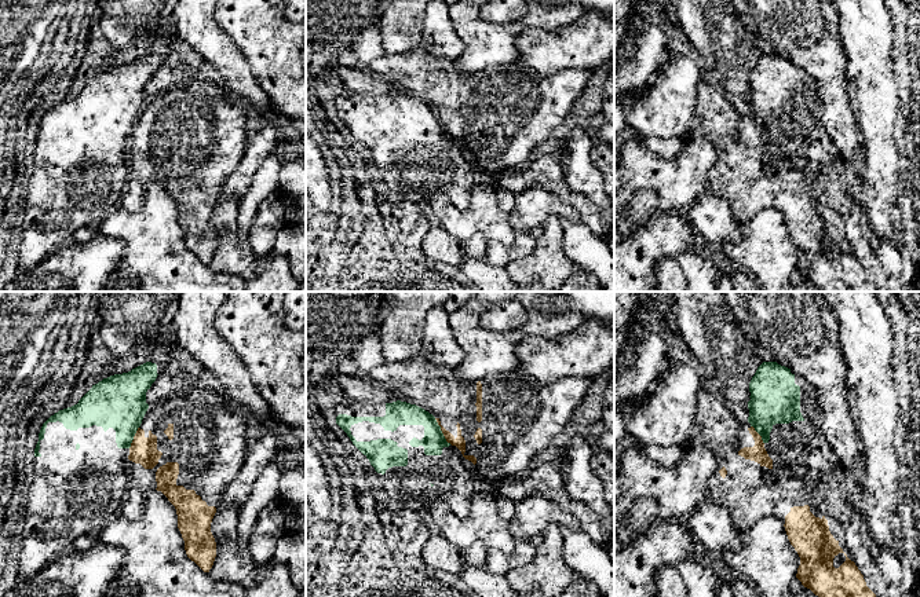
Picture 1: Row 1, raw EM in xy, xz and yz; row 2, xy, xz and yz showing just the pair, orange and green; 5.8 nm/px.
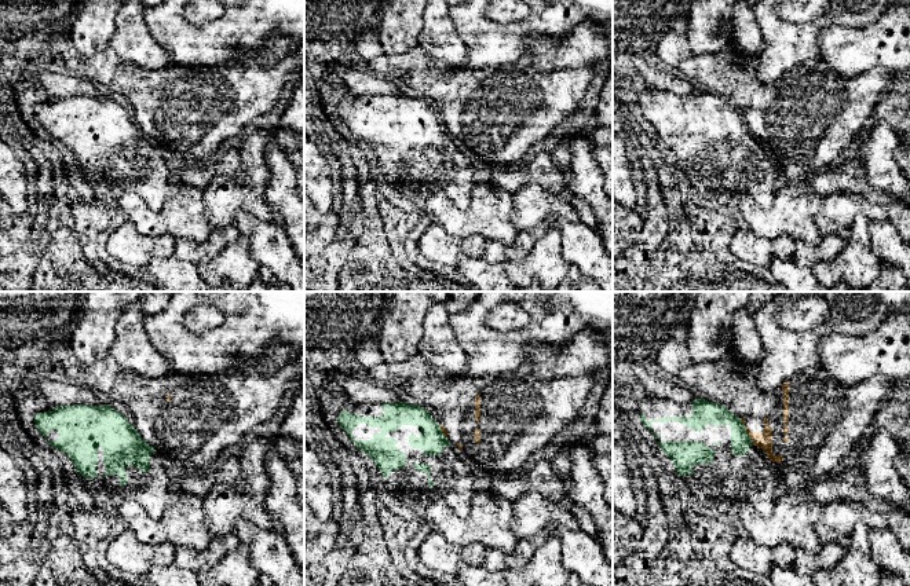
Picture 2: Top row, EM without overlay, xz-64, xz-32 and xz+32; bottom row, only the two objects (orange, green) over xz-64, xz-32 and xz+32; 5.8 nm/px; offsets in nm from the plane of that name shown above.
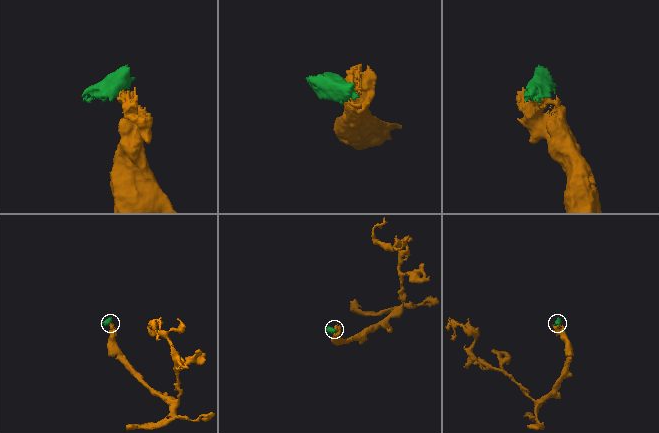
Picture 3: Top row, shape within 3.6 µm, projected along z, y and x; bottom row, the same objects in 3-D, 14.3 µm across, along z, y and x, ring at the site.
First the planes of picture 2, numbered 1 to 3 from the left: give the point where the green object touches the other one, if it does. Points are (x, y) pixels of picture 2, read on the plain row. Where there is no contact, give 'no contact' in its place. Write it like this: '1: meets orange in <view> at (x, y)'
1: no contact
2: meets orange in xz-32 at (442, 123)
3: meets orange in xz+32 at (746, 121)

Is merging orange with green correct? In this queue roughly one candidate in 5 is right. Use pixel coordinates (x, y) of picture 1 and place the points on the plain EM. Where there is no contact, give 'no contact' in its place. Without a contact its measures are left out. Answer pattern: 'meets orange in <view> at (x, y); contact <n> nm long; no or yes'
meets orange in xz at (442, 124); contact 180 nm long; no

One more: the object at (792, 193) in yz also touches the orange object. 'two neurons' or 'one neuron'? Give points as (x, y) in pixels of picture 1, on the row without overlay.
two neurons

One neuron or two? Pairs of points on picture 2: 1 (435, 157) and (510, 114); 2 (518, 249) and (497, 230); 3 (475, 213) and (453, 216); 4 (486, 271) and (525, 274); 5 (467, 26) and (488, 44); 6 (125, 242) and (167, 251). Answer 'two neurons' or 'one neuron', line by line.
1: two neurons
2: two neurons
3: one neuron
4: two neurons
5: one neuron
6: one neuron

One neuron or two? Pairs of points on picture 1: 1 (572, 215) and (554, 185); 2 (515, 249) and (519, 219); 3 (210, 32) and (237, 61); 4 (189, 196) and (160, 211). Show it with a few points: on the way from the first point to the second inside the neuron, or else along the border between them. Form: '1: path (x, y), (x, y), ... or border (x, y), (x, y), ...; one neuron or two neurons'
1: border (537, 185), (569, 202), (577, 211), (580, 220); two neurons
2: border (541, 227), (518, 234); two neurons
3: path (215, 39), (230, 54); one neuron
4: border (150, 182), (159, 182), (174, 198), (183, 234); two neurons

